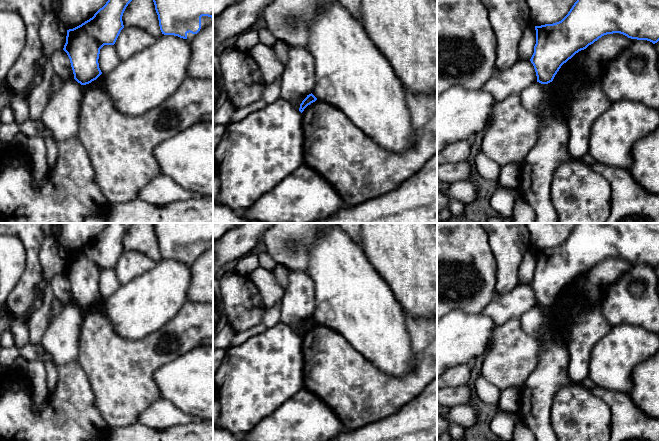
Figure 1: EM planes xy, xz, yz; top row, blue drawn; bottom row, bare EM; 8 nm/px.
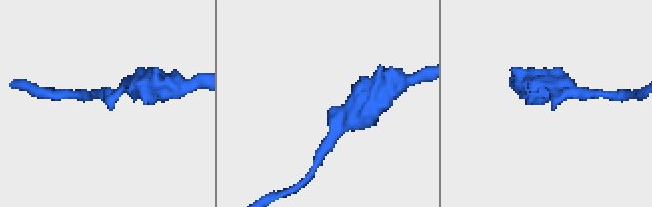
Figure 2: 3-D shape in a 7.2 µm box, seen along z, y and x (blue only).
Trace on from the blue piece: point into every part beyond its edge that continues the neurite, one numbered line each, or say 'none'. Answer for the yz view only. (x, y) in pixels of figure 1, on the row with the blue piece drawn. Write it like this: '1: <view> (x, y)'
none

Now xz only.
none

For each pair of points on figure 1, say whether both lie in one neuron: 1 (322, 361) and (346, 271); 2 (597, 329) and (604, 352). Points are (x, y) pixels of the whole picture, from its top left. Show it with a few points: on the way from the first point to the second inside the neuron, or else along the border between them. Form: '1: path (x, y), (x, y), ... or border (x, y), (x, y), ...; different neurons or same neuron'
1: border (317, 323), (335, 330), (349, 343); different neurons
2: border (613, 326), (597, 341), (589, 358); different neurons

